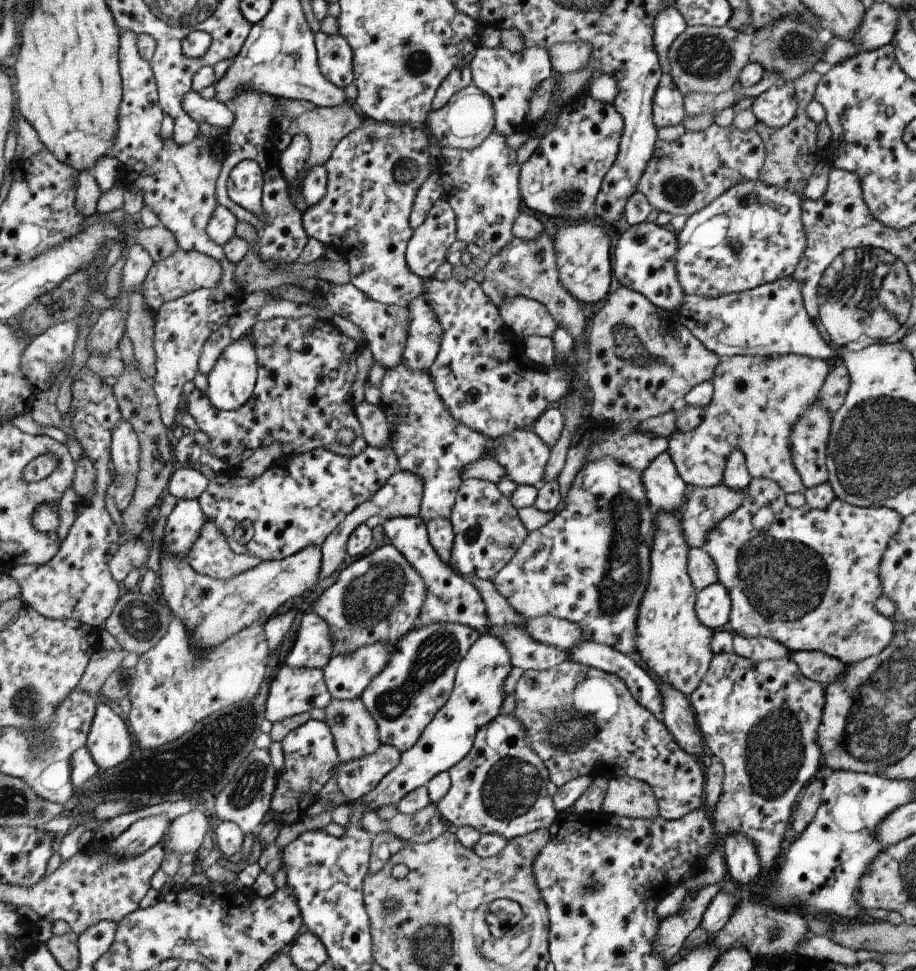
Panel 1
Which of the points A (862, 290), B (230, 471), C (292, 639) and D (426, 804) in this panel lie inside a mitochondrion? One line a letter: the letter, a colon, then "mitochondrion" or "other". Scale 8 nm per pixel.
A: mitochondrion
B: other
C: other
D: other

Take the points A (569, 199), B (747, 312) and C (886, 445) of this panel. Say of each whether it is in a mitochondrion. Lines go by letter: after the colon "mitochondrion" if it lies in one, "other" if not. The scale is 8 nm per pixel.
A: mitochondrion
B: other
C: mitochondrion

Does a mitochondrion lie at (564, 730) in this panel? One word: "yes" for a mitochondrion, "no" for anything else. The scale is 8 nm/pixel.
yes

